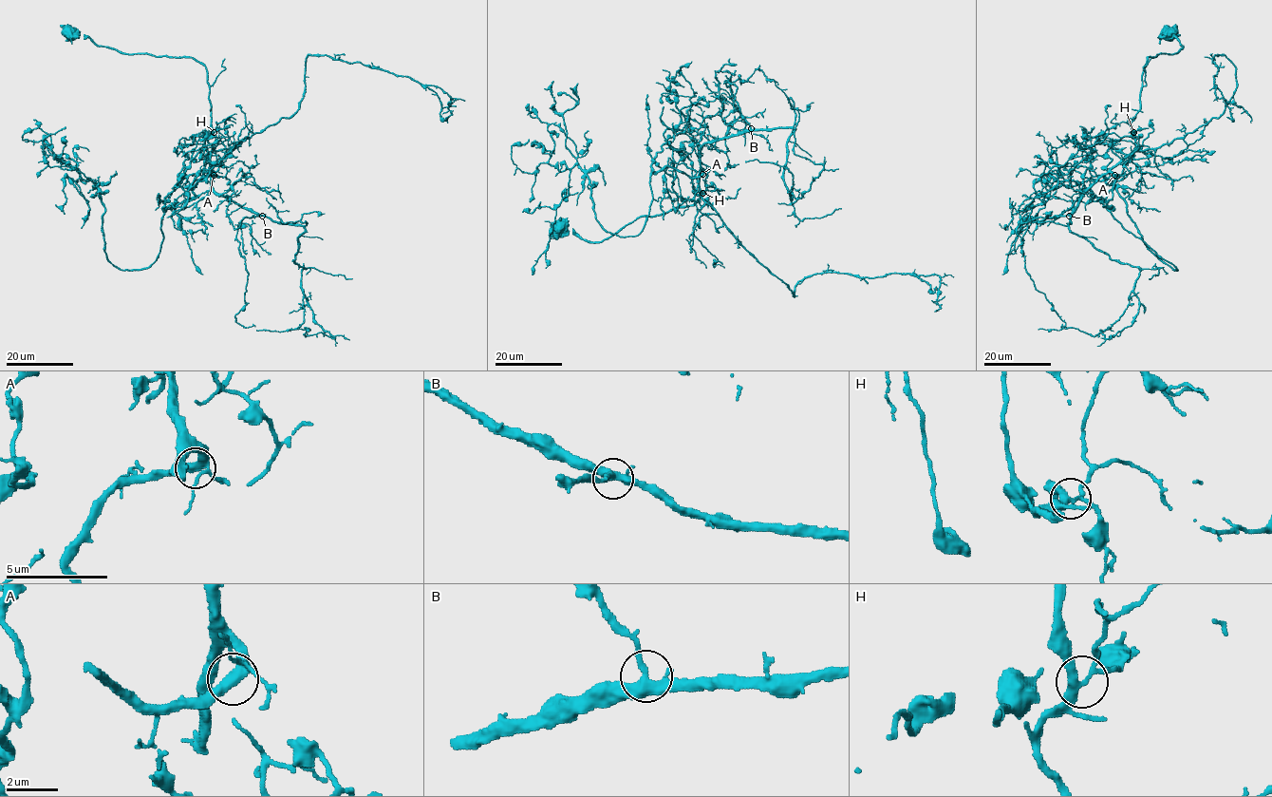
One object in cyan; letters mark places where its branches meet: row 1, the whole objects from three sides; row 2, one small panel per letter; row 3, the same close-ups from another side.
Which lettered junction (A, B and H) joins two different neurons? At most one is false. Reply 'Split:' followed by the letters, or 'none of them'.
Split: none of them

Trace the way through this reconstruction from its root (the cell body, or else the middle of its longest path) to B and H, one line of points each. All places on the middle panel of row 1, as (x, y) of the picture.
B: (693, 178), (702, 172), (700, 149), (706, 142), (751, 128)
H: (693, 178), (702, 171), (700, 173), (700, 195), (697, 195), (702, 193)

